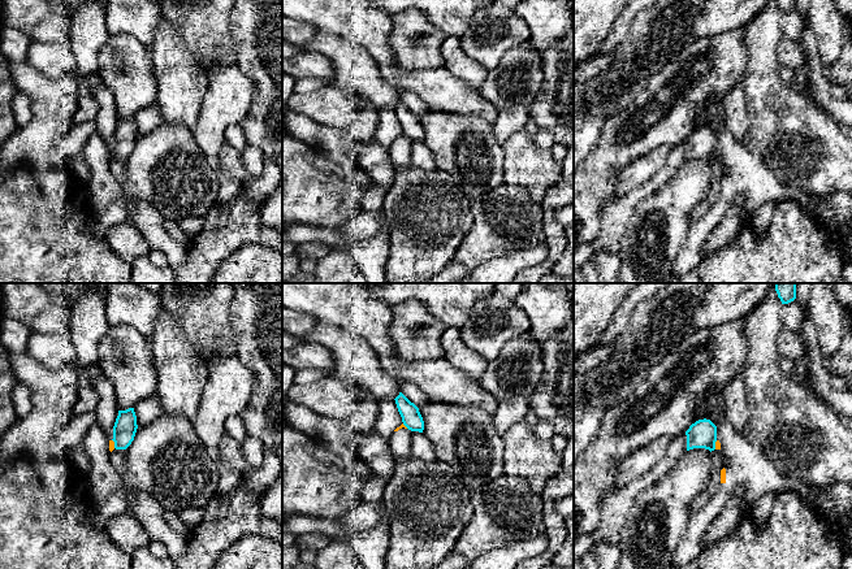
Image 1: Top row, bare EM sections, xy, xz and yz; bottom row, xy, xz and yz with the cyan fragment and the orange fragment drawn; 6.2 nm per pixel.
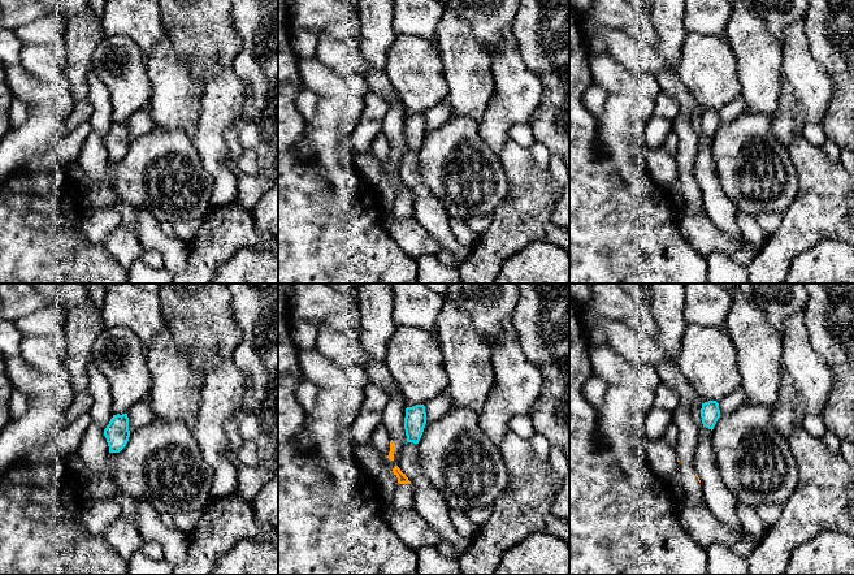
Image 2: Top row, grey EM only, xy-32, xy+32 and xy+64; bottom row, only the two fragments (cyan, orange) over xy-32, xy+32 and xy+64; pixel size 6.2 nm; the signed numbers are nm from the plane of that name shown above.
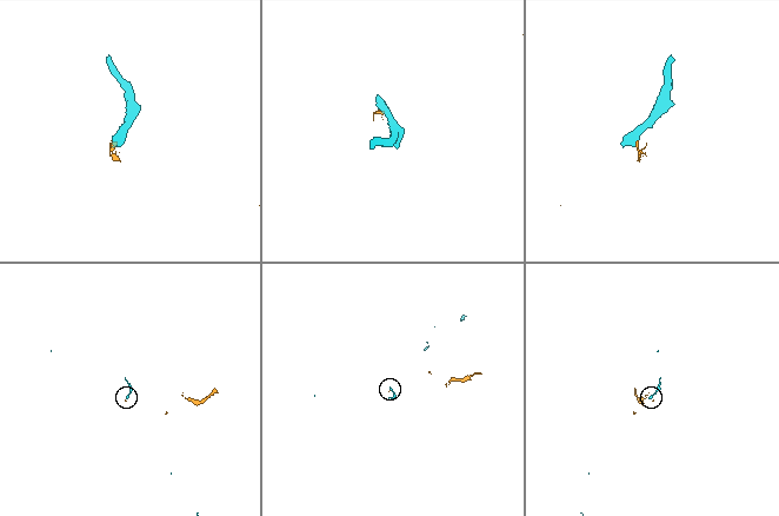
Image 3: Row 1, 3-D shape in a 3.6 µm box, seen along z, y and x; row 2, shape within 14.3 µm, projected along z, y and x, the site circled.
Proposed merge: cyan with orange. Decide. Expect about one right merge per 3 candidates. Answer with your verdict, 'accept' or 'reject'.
reject

